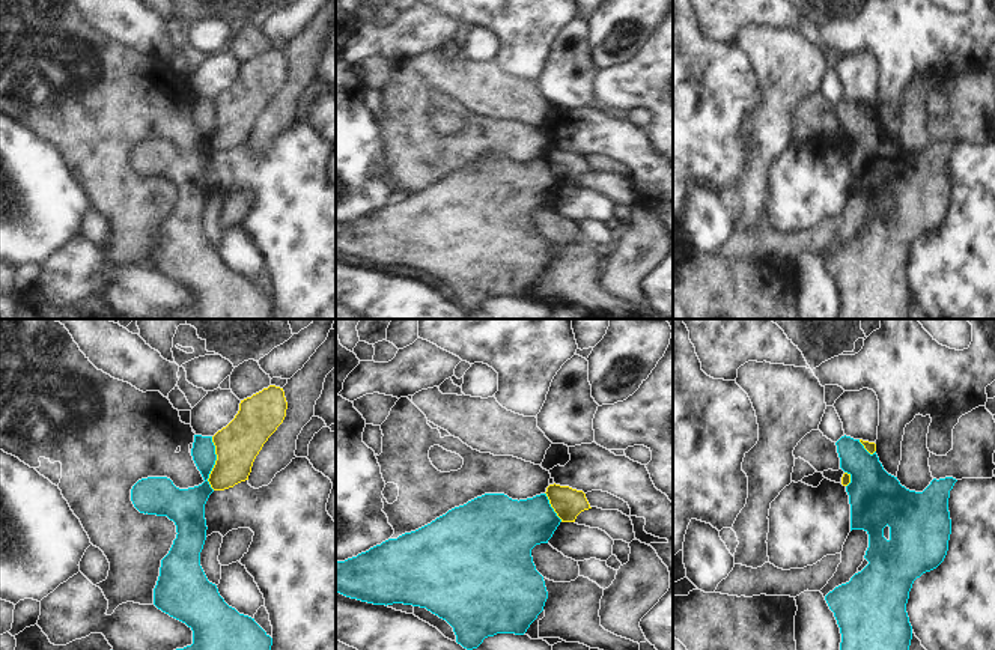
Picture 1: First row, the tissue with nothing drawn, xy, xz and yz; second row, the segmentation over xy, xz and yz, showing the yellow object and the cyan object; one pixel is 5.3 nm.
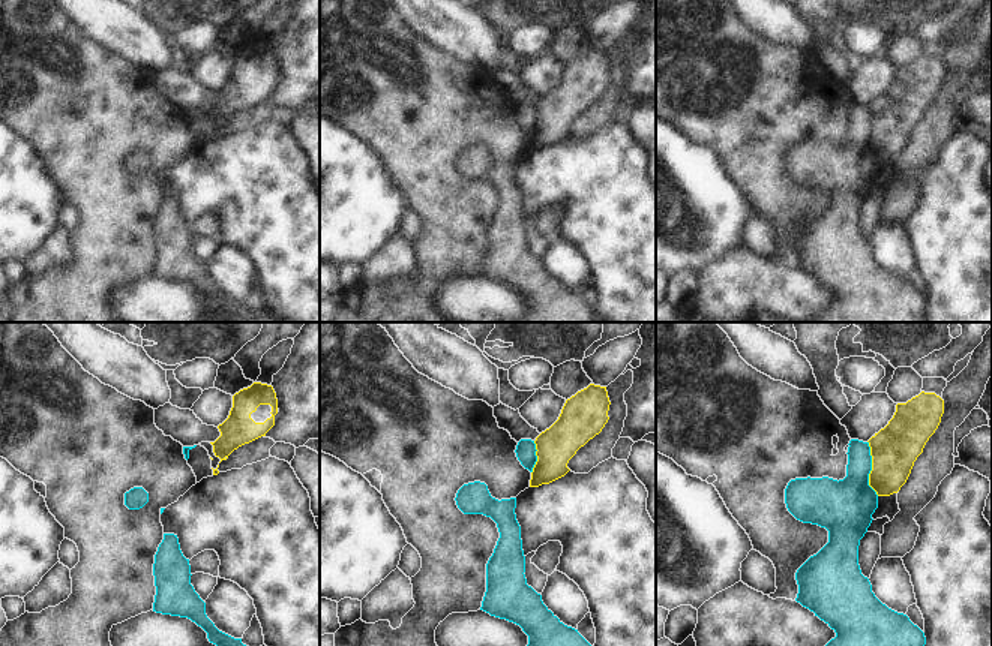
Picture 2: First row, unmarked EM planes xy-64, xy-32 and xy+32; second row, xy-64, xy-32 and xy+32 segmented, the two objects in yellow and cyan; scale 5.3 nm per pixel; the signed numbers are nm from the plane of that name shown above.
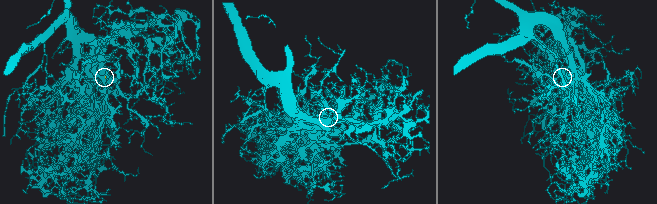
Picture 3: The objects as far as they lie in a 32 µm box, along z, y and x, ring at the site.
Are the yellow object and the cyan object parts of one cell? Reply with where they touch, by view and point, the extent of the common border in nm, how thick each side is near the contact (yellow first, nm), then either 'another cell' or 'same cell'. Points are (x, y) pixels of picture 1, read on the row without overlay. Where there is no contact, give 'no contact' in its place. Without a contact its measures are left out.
meets yellow in xy at (216, 127); contact 280 nm long; 240 nm thick on the yellow side, 160 nm on the other; another cell

